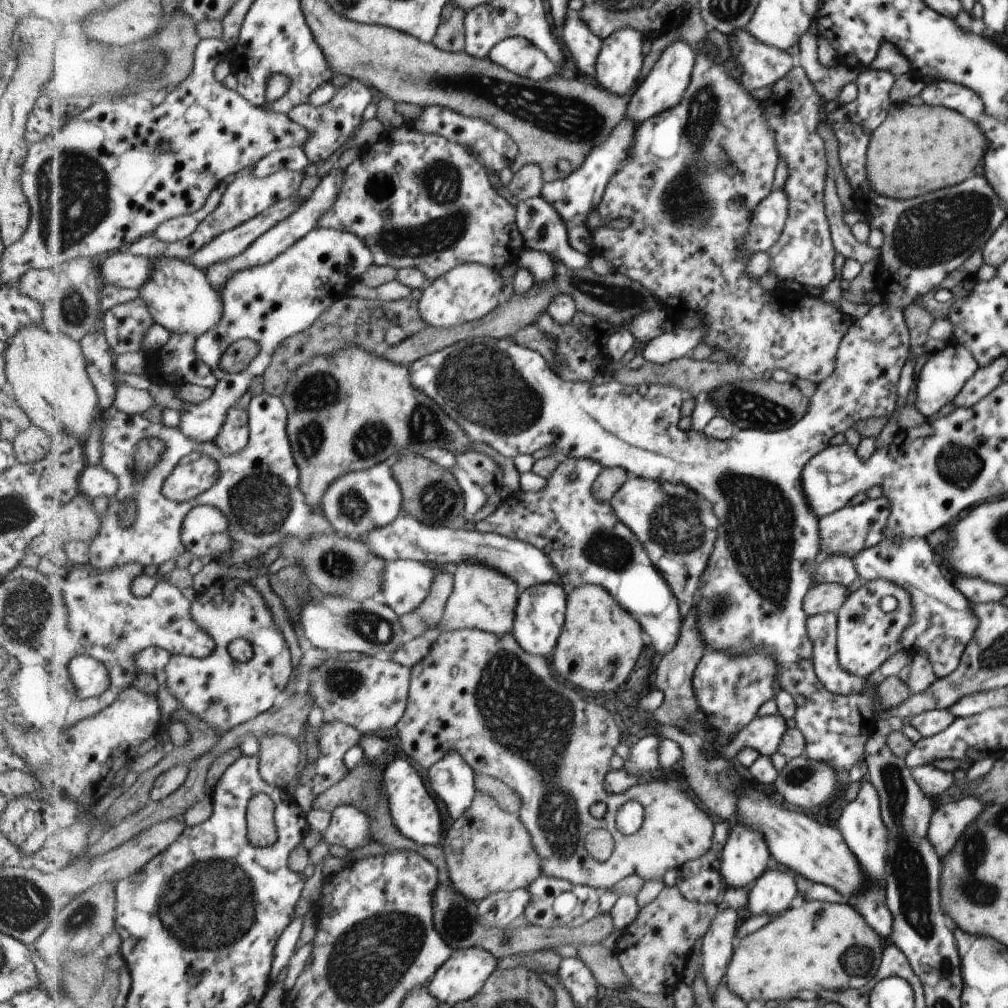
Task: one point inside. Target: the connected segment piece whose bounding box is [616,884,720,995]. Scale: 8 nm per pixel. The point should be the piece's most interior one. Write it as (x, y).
(656, 949)

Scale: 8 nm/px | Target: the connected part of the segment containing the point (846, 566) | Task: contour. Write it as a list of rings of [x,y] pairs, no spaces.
[[[833,555],[820,559],[815,569],[816,583],[839,583],[848,587],[858,576],[854,563],[843,555]]]

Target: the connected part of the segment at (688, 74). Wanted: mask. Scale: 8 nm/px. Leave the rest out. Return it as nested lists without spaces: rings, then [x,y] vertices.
[[[679,39],[669,45],[657,64],[643,80],[637,92],[630,98],[630,104],[626,112],[628,118],[640,127],[643,123],[647,123],[665,111],[671,111],[674,107],[677,107],[686,98],[686,92],[694,79],[695,65],[695,48],[689,43]]]

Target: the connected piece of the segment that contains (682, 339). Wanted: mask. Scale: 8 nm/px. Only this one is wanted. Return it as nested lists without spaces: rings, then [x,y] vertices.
[[[699,327],[693,331],[679,328],[663,333],[648,342],[643,350],[643,357],[652,363],[665,364],[691,355],[697,344],[703,343],[706,327]]]

